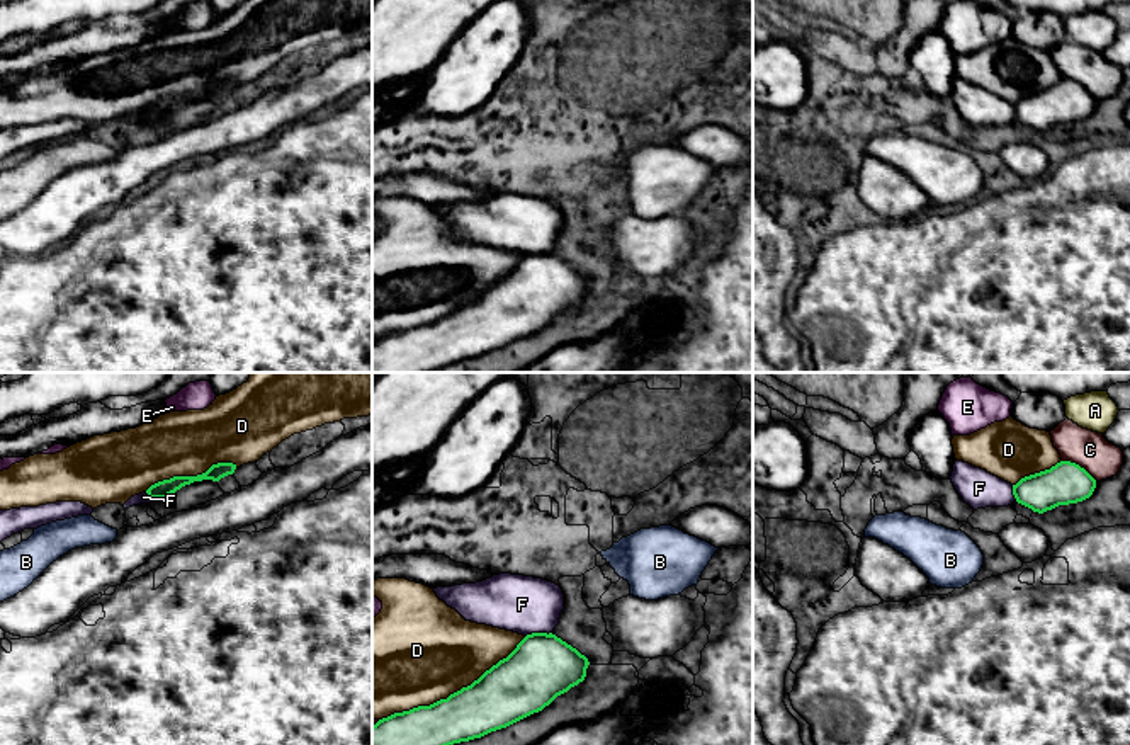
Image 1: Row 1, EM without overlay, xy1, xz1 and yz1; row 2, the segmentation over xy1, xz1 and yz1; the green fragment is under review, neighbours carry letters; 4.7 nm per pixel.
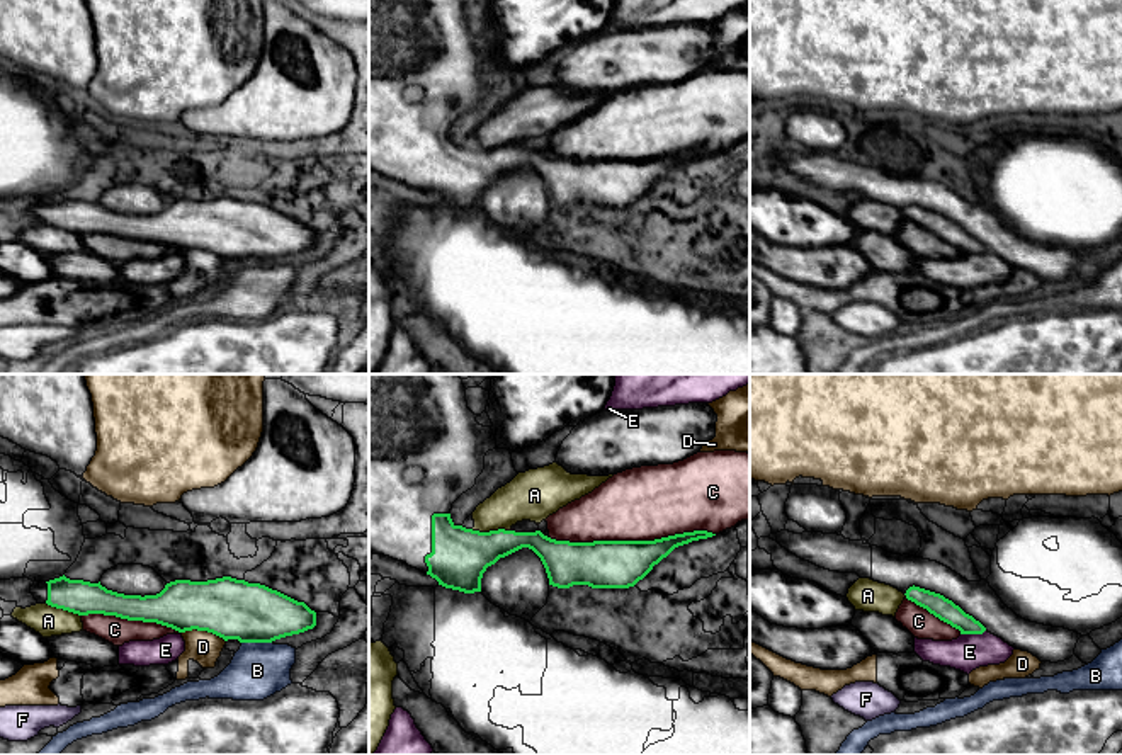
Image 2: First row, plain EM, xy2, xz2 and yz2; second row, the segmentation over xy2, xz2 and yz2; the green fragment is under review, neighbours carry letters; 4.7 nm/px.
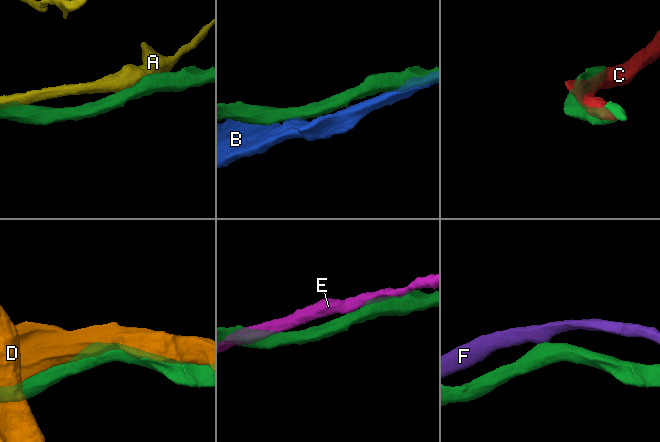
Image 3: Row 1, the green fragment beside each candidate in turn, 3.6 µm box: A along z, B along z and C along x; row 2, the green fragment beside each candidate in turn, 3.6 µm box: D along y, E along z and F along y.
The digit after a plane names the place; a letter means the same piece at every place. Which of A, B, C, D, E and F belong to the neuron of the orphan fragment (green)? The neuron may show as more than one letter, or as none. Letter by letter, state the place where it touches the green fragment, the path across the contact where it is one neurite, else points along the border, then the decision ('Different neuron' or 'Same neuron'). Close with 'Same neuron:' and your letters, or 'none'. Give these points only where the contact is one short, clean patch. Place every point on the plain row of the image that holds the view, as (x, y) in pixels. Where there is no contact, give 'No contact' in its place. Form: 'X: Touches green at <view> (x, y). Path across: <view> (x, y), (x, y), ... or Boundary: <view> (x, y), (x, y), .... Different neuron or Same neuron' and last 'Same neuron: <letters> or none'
A: Touches green at xz2 (490, 150). Different neuron
B: Touches green at xy2 (257, 261). Different neuron
C: Touches green at xz2 (631, 160). Different neuron
D: Touches green at xz1 (454, 312). Different neuron
E: Touches green at yz2 (973, 252). Boundary: yz2 (985, 249), (974, 254), (961, 254). Different neuron
F: Touches green at xz1 (537, 252). Boundary: xz1 (551, 250), (529, 252), (525, 255). Different neuron
Same neuron: none

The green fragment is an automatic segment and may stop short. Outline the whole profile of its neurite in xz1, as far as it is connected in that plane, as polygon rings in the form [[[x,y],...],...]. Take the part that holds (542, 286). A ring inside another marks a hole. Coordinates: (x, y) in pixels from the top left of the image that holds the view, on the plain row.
[[[527,253],[506,277],[471,304],[430,325],[418,325],[379,338],[372,345],[372,372],[430,372],[506,347],[542,330],[557,315],[583,301],[588,284],[585,274],[556,253]]]

